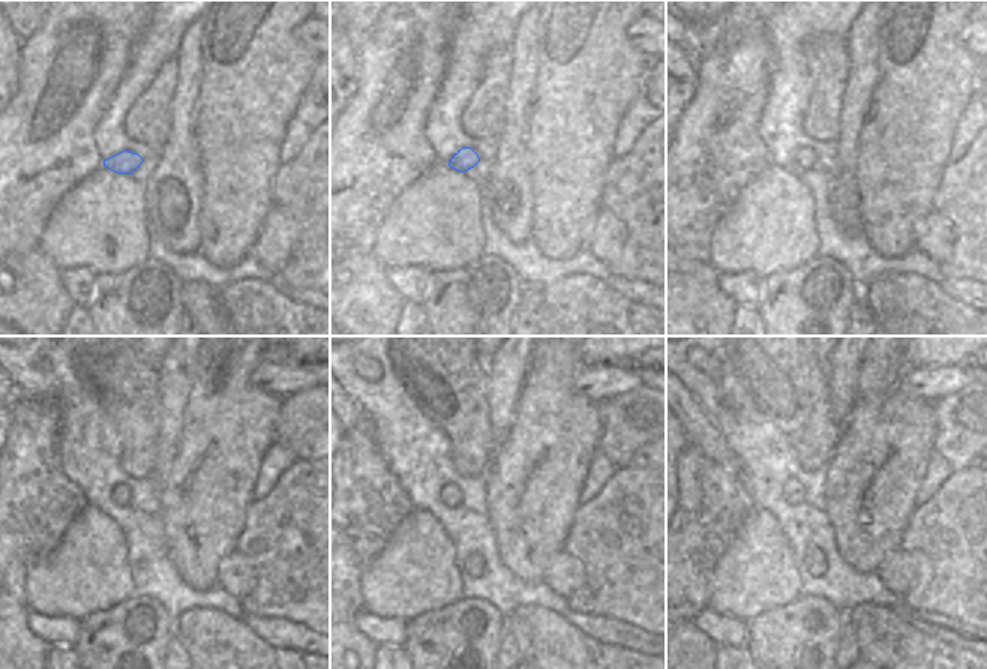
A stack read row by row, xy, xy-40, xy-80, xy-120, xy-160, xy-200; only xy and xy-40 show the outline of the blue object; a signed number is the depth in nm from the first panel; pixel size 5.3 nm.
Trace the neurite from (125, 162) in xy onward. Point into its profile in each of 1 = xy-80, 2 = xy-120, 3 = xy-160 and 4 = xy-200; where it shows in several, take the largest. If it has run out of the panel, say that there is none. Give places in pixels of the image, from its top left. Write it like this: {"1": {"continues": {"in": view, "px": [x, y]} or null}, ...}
{"1": {"continues": {"in": "xy-80", "px": [804, 158]}}, "2": {"continues": {"in": "xy-120", "px": [120, 495]}}, "3": {"continues": {"in": "xy-160", "px": [452, 495]}}, "4": {"continues": {"in": "xy-200", "px": [792, 491]}}}

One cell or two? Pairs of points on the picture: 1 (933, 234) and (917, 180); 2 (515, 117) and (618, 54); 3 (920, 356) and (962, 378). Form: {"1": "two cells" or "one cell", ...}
{"1": "two cells", "2": "two cells", "3": "two cells"}

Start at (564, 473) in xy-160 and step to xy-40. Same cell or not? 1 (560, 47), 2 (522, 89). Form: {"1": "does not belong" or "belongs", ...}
{"1": "belongs", "2": "does not belong"}

